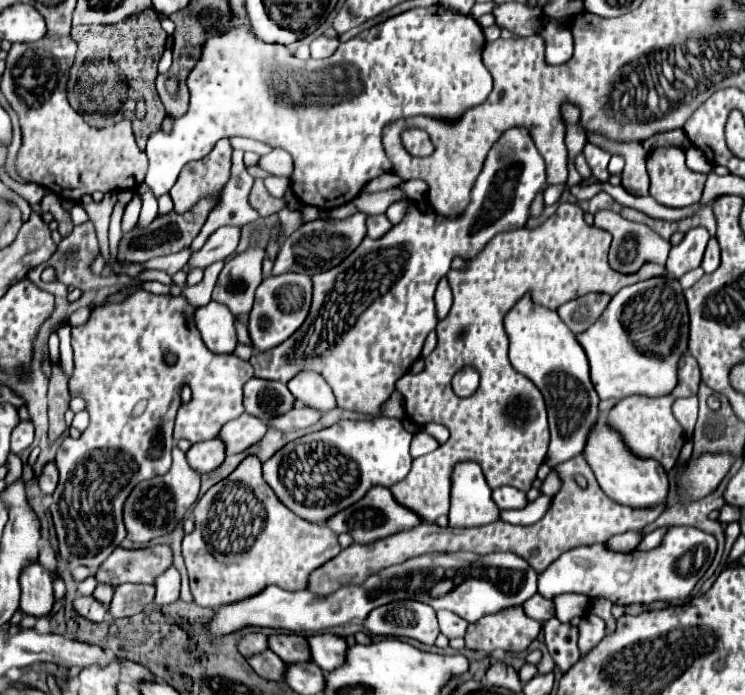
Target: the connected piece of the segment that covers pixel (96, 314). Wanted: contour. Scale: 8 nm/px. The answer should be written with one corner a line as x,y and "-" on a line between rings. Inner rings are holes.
136,290
122,302
96,306
86,324
72,328
74,374
68,382
68,388
70,392
80,392
82,398
88,402
90,426
82,432
78,440
62,442
56,456
60,482
56,492
52,494
54,502
50,506
60,542
60,556
66,558
72,566
88,566
92,572
96,572
96,568
126,538
122,520
124,500
138,482
168,472
172,462
170,450
174,446
172,428
176,440
210,440
218,436
220,428
228,420
244,412
243,386
254,376
254,369
249,361
243,361
238,356
211,354
196,328
196,309
182,294
170,296
-
166,352
178,354
178,362
174,366
162,364
162,354
-
186,385
192,391
192,400
180,406
180,392
182,386

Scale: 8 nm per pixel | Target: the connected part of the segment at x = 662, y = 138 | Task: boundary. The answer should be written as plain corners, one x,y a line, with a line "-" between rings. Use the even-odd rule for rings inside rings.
672,130
672,132
664,132
664,134
656,134
648,140
642,142
642,146
650,152
658,146
678,146
678,148
688,148
690,146
690,140
688,136
682,132
682,130

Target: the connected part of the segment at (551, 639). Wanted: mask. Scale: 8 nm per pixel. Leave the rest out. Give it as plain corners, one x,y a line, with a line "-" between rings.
556,618
542,624
546,646
554,658
554,662
560,666
562,672
566,672
576,660
580,660
578,652
578,626
562,624

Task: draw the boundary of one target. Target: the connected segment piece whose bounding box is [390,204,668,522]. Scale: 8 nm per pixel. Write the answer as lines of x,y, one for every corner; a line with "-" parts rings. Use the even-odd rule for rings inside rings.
560,204
558,210
534,230
520,228
520,230
496,234
474,260
465,260
464,272
450,270
448,284
454,294
454,304
452,304
450,314
444,320
440,320
436,326
438,344
432,350
432,354
424,358
424,370
420,374
408,372
396,382
396,390
404,396
408,418
414,424
428,424
428,422
444,424
450,430
450,440
442,444
440,450
434,450
412,462
412,470
408,472
408,476
390,488
394,500
402,504
404,508
410,508
412,512
416,512
424,522
434,522
438,516
448,514
450,474
452,474
452,468
464,460
472,460
482,466
486,482
492,490
500,486
514,486
522,492
528,492
532,488
532,480
536,478
540,464
546,458
550,434
548,434
546,406
544,406
544,398
540,390
526,376
518,374
506,356
508,336
502,326
506,312
526,292
532,294
532,300
536,304
542,304
546,308
558,308
564,302
570,302
572,298
582,296
582,292
606,292
614,296
624,286
656,276
668,276
666,267
647,263
642,266
638,274
624,276
620,272
614,272
608,266
608,252
602,252
602,242
594,242
594,236
590,236
590,226
584,222
584,210
578,204
-
466,364
474,366
480,372
482,388
478,388
478,392
470,398
458,398
454,390
450,388
450,380

